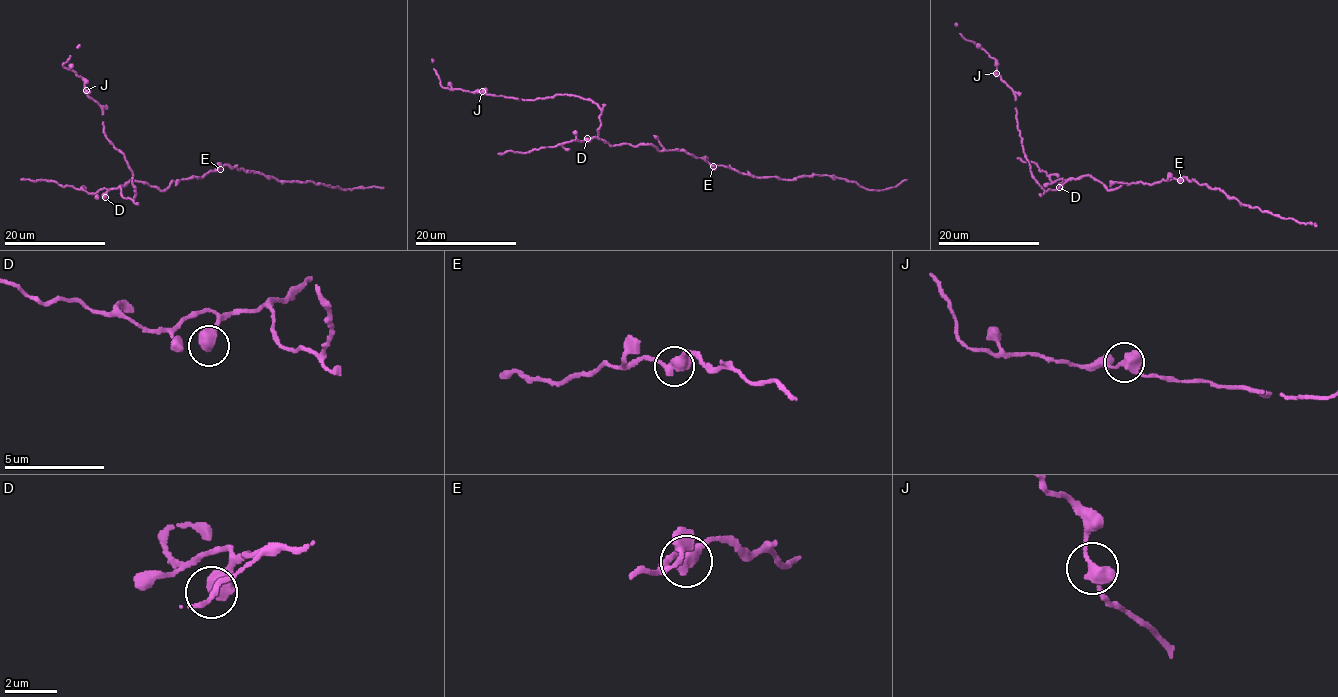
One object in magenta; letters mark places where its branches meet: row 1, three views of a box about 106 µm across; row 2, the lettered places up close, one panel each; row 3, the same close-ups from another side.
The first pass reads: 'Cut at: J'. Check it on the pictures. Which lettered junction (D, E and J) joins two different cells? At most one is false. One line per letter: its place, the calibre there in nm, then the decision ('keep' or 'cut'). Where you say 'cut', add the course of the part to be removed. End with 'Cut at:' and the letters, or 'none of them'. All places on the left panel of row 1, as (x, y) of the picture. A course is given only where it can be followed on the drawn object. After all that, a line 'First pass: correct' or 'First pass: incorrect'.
D: place (105, 197); calibre 650 nm; keep
E: place (220, 169); calibre 480 nm; keep
J: place (86, 90); calibre 440 nm; keep
Cut at: none of them
First pass: incorrect

